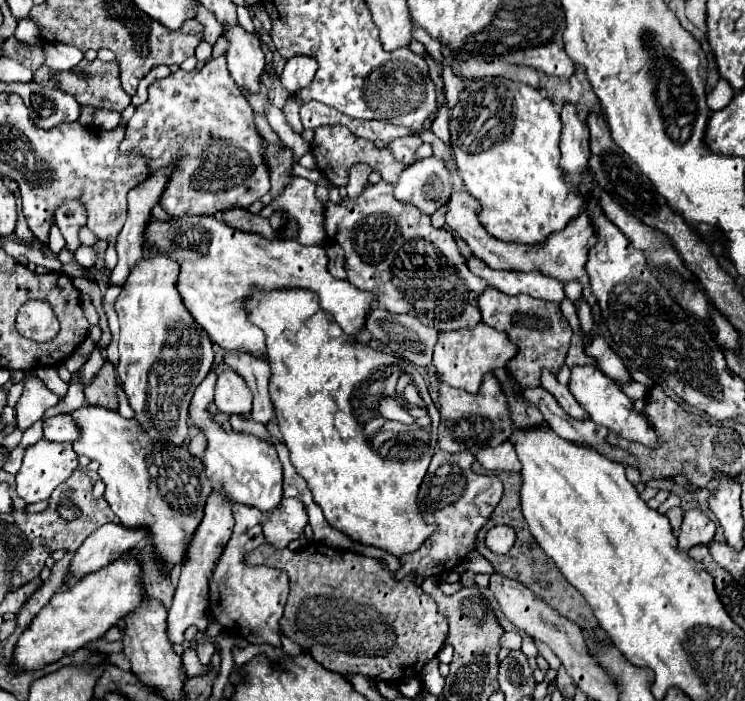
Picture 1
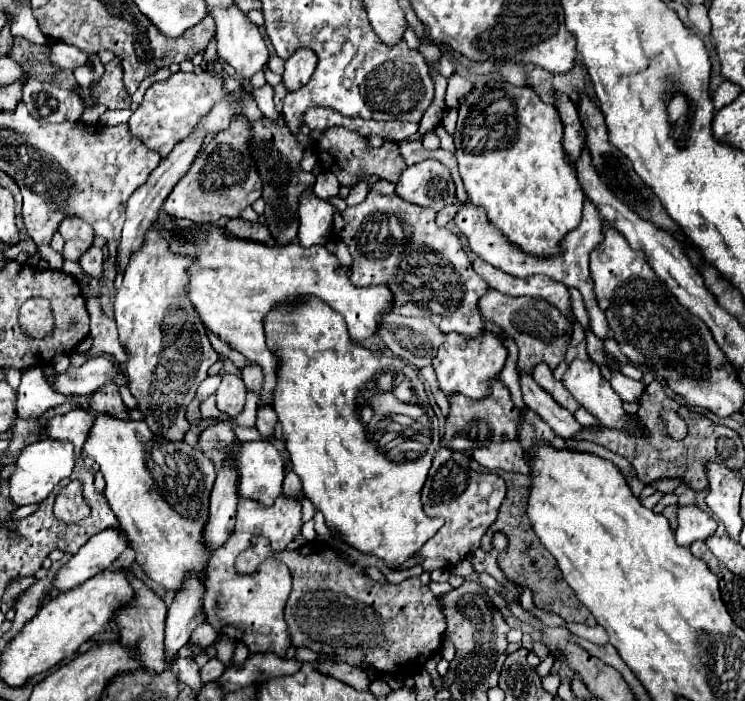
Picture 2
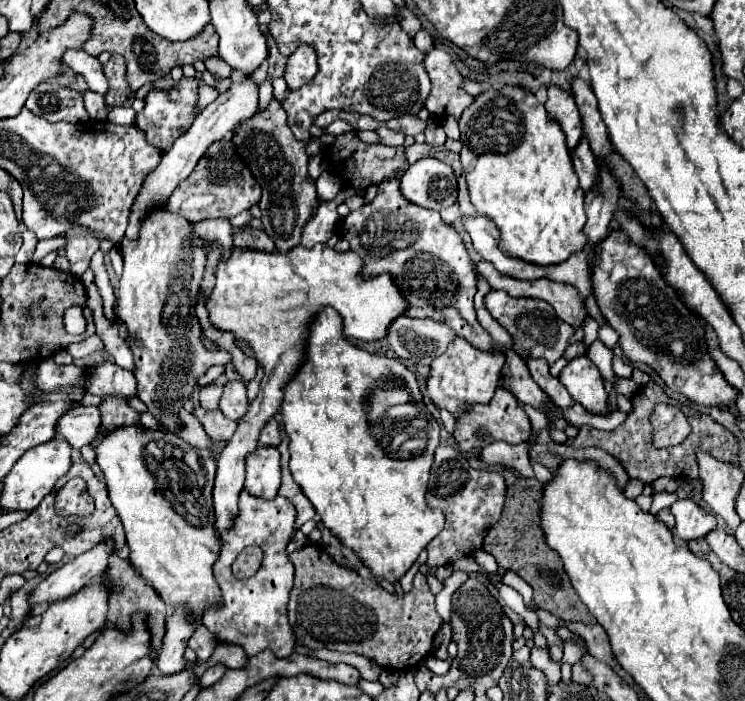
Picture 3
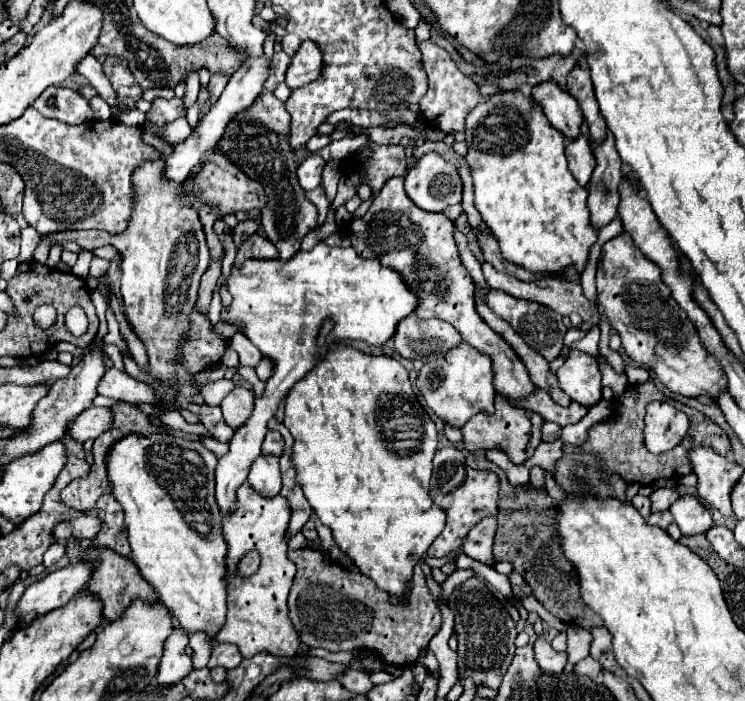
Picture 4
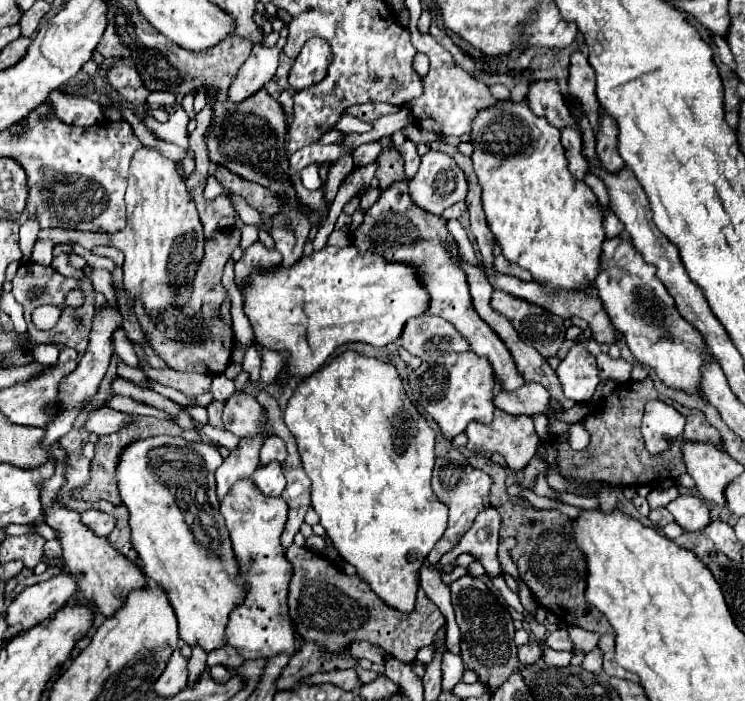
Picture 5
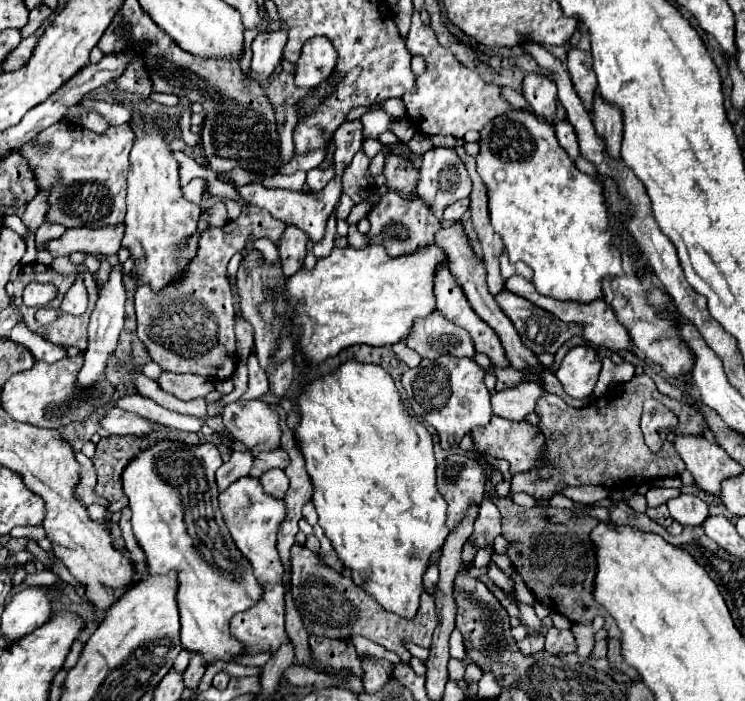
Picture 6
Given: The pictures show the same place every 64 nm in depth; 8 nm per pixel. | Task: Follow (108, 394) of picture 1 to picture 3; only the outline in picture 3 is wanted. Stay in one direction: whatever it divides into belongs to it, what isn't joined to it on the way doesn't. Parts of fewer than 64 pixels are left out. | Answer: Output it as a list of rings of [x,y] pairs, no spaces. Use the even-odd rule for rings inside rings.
[[[110,394],[104,396],[102,402],[98,404],[98,410],[102,414],[102,424],[104,428],[118,428],[118,426],[128,426],[128,424],[140,424],[138,412],[126,406],[126,400],[122,396]]]

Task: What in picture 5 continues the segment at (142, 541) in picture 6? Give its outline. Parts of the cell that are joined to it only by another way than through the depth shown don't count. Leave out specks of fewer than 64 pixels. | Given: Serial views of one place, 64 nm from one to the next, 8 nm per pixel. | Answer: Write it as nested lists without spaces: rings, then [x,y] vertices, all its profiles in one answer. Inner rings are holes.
[[[152,436],[146,440],[130,442],[118,456],[116,480],[122,504],[130,514],[132,546],[142,562],[144,576],[164,588],[168,602],[178,618],[180,638],[190,646],[204,646],[206,652],[226,644],[224,628],[228,624],[230,610],[242,602],[244,584],[238,580],[238,564],[230,546],[228,530],[220,514],[216,498],[214,472],[222,464],[222,456],[212,444],[192,444],[174,436]]]

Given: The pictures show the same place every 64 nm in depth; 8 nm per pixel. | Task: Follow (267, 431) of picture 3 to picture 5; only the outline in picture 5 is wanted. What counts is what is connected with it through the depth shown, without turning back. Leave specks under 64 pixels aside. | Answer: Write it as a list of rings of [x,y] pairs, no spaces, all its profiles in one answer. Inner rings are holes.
[[[268,436],[260,450],[260,463],[268,464],[268,462],[278,460],[278,462],[284,462],[286,458],[286,446],[284,446],[284,440],[280,436]]]

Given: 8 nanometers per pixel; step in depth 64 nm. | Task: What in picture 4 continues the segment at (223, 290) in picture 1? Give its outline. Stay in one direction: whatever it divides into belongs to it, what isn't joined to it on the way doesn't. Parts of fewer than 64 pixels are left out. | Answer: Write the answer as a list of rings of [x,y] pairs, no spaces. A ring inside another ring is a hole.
[[[320,242],[314,250],[310,252],[296,252],[288,262],[282,258],[274,260],[260,260],[260,258],[248,258],[244,264],[232,266],[232,272],[224,284],[224,288],[232,294],[232,302],[228,308],[220,312],[220,320],[234,324],[246,338],[262,352],[264,358],[268,358],[274,364],[272,376],[266,380],[264,394],[254,400],[254,410],[246,424],[236,428],[234,438],[230,440],[230,450],[218,458],[216,466],[216,502],[222,512],[222,516],[230,516],[236,504],[236,490],[246,482],[248,476],[248,464],[256,456],[260,456],[260,446],[264,440],[264,434],[268,430],[268,420],[276,414],[280,402],[296,384],[296,380],[304,378],[308,370],[314,368],[314,364],[324,356],[324,348],[316,348],[316,336],[318,328],[324,318],[334,320],[334,330],[332,330],[332,340],[364,340],[368,344],[384,344],[392,332],[396,330],[396,324],[400,318],[408,316],[416,308],[416,298],[408,288],[404,288],[400,276],[392,272],[390,268],[384,268],[378,260],[364,260],[360,258],[352,248],[330,248],[328,244]]]

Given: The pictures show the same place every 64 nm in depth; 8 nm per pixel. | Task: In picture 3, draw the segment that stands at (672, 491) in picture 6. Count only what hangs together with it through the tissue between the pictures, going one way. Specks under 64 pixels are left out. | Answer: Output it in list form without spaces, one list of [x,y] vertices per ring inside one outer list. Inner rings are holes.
[[[668,492],[654,494],[654,502],[652,502],[650,512],[652,512],[652,514],[658,514],[662,508],[670,508],[676,500],[678,500],[678,496],[676,496],[676,494],[668,494]]]

